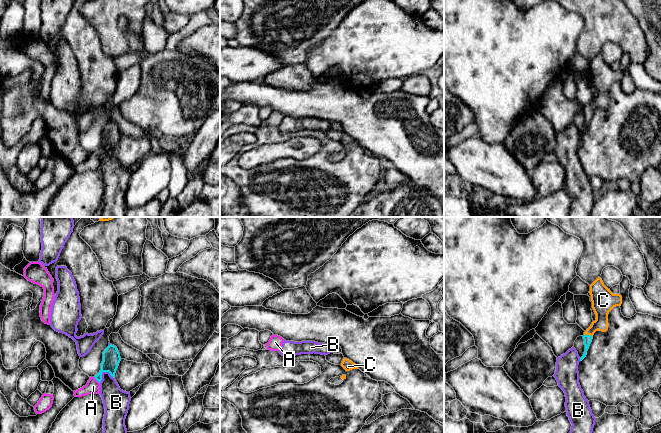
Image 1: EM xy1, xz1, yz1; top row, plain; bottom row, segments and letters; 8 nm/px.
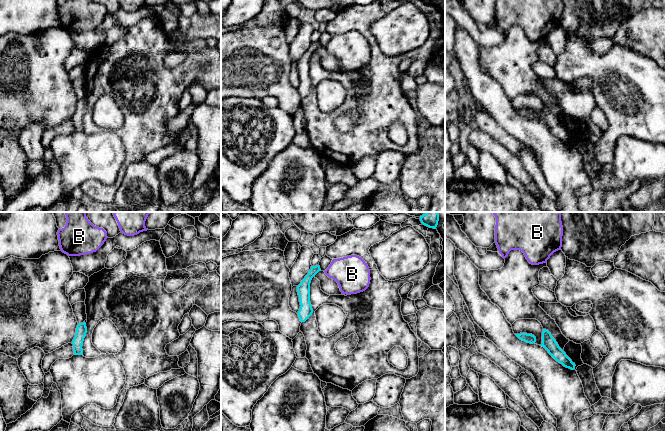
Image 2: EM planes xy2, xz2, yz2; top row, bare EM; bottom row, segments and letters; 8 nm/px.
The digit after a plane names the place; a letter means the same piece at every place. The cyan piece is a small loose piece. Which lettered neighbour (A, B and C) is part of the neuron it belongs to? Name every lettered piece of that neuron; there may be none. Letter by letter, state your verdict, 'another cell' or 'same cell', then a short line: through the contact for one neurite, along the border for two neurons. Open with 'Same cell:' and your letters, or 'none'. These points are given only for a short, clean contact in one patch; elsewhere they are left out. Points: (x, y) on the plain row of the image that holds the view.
Same cell: C
A: another cell
B: another cell
C: same cell

